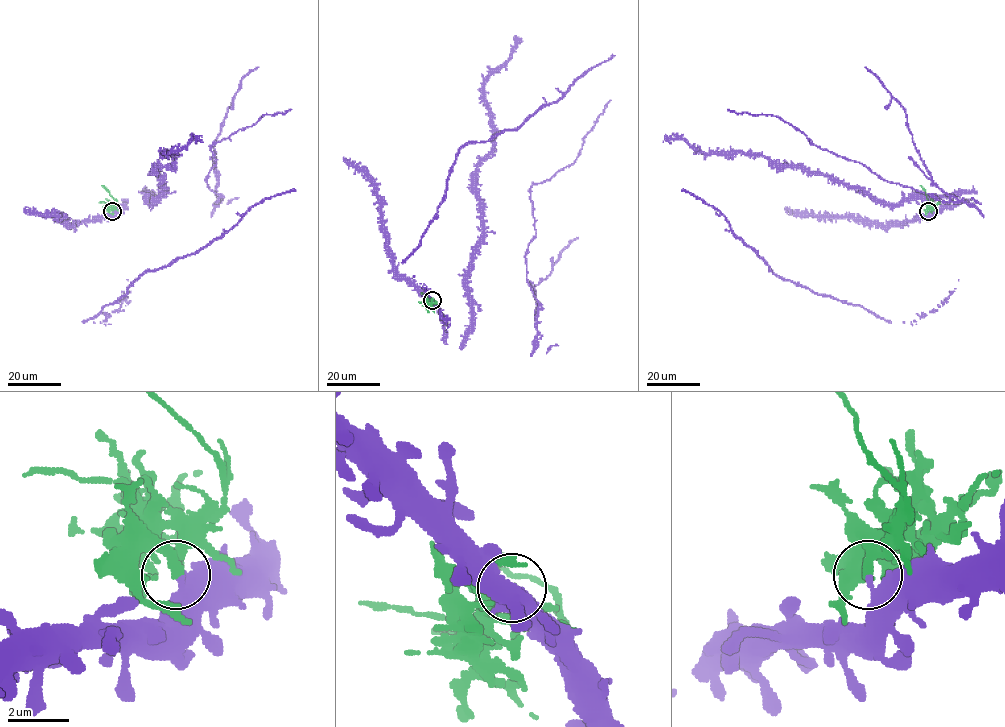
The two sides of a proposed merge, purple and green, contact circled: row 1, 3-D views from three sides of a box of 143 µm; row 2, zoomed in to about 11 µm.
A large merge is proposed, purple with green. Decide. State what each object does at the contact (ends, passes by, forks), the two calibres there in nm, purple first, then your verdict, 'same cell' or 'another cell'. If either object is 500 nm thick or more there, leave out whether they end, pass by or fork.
purple ends | green passes by | 380/240 nm | another cell

